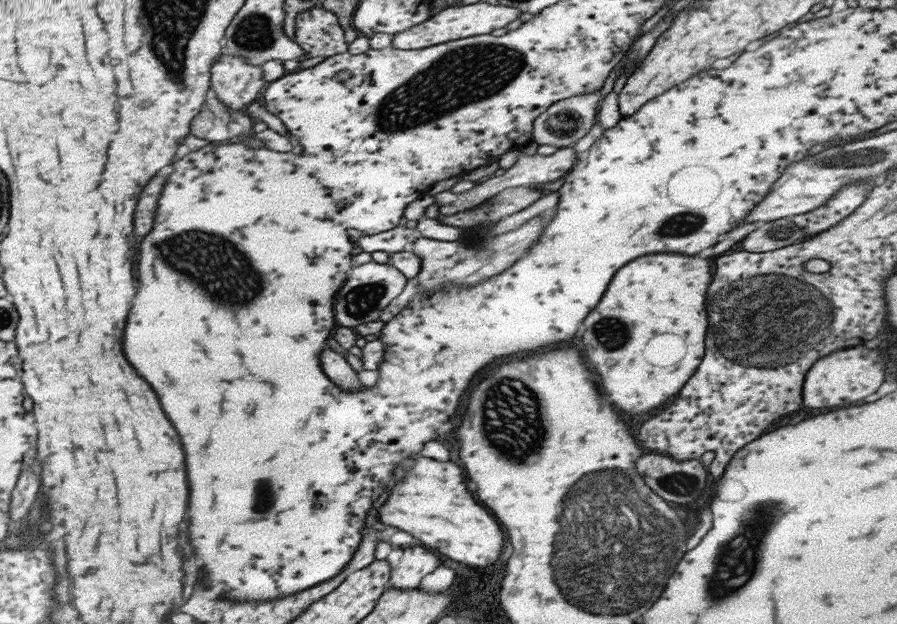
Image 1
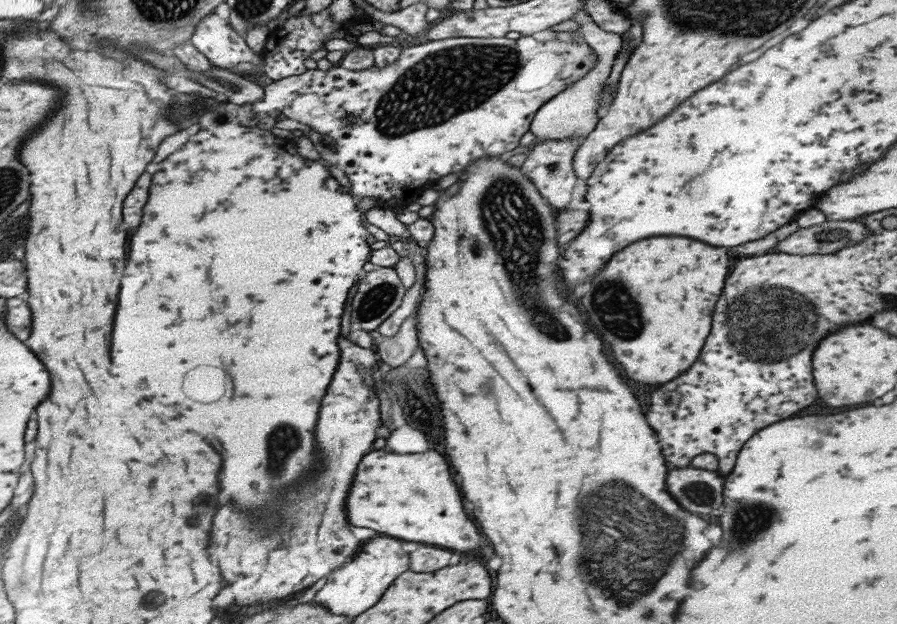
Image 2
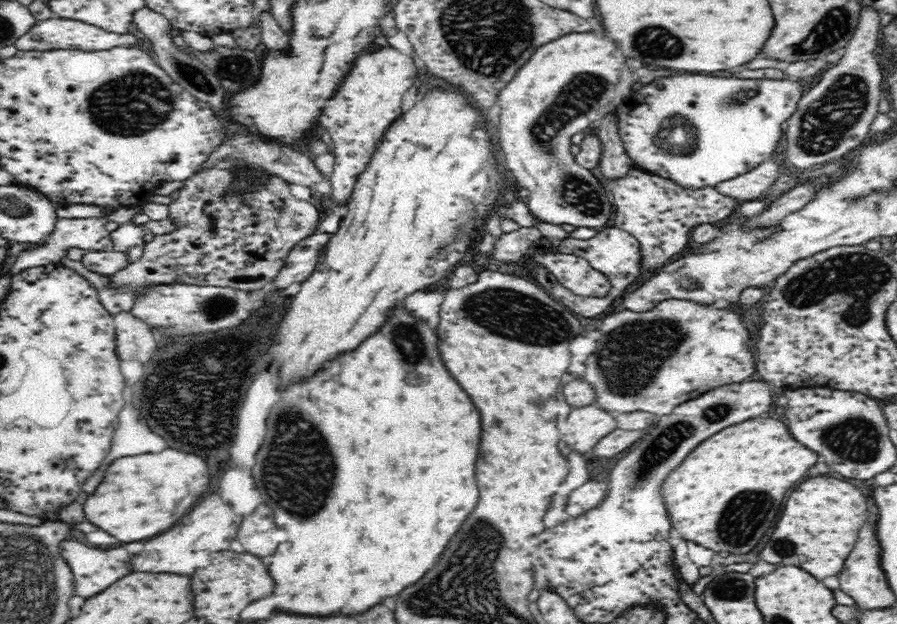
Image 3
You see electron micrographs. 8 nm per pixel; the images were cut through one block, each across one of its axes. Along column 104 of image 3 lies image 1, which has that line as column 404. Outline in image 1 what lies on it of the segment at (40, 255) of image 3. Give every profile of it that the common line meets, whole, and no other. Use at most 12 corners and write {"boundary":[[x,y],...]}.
{"boundary":[[398,226],[355,240],[361,252],[388,254],[408,250],[418,236],[405,228]]}

